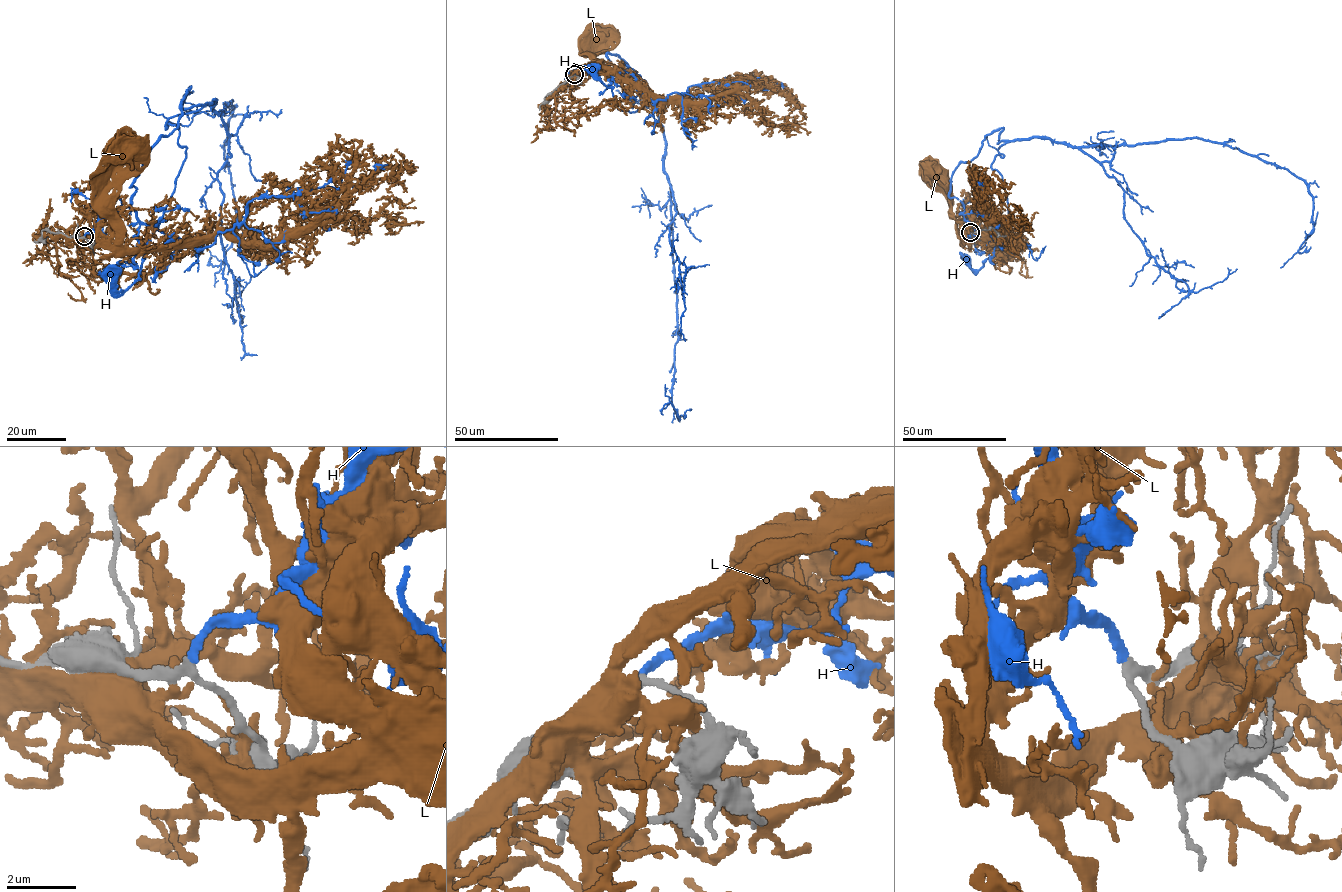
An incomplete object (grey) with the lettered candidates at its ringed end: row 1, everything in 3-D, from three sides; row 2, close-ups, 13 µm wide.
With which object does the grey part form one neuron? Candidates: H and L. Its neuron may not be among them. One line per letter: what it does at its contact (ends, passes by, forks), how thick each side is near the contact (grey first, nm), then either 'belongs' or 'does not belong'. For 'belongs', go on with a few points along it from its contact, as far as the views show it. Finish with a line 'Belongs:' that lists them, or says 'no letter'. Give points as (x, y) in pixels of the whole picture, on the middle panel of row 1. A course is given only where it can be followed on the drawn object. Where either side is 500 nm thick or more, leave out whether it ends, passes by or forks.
H: it ends | 240/220 nm | belongs | via (574, 75), (605, 68), (616, 54), (656, 112), (631, 106), (640, 95), (642, 108), (619, 109), (592, 71)
L: it ends | 260/360 nm | does not belong
Belongs: H

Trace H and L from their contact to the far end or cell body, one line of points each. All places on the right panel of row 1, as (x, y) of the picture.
H: (971, 232), (950, 180), (1002, 128), (991, 167), (1007, 229), (979, 269), (967, 258)
L: (972, 233), (967, 239), (959, 238), (951, 212), (950, 184), (942, 176), (933, 176), (934, 172)

